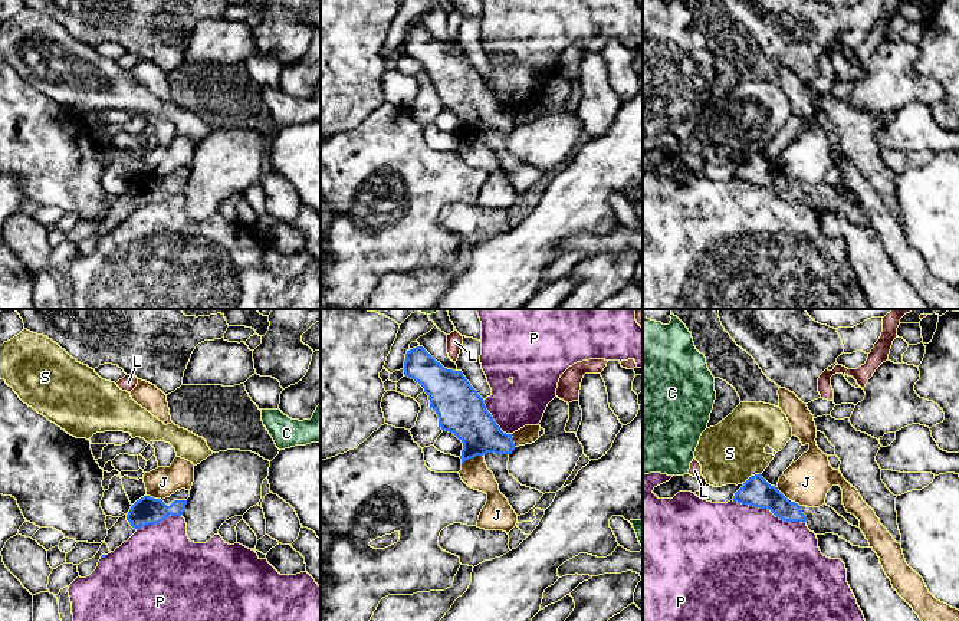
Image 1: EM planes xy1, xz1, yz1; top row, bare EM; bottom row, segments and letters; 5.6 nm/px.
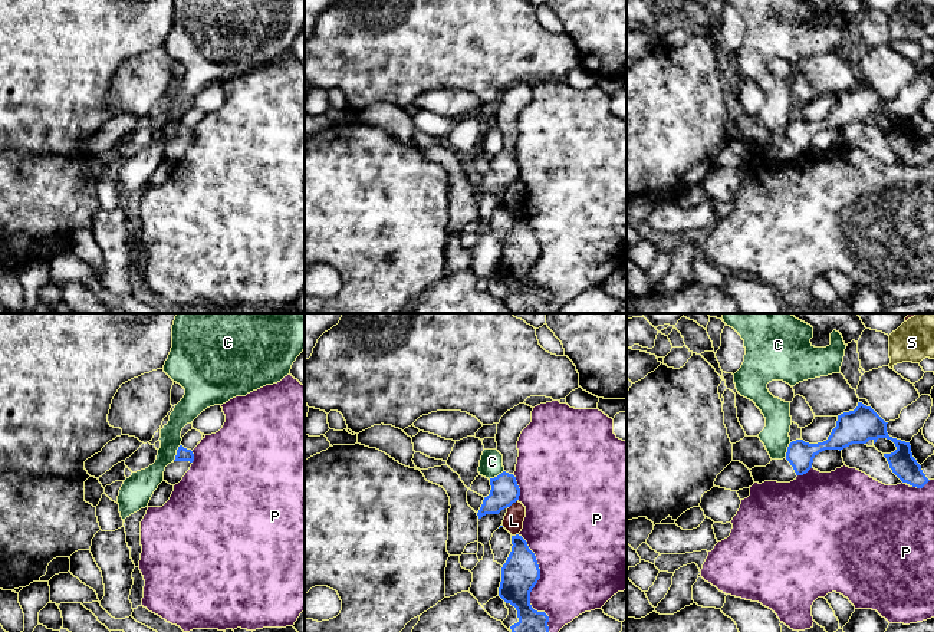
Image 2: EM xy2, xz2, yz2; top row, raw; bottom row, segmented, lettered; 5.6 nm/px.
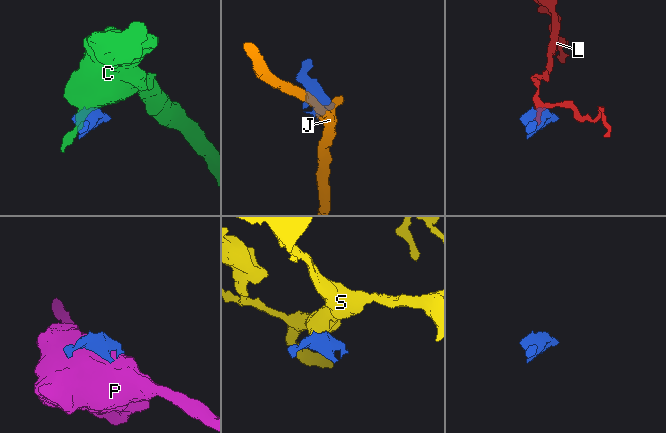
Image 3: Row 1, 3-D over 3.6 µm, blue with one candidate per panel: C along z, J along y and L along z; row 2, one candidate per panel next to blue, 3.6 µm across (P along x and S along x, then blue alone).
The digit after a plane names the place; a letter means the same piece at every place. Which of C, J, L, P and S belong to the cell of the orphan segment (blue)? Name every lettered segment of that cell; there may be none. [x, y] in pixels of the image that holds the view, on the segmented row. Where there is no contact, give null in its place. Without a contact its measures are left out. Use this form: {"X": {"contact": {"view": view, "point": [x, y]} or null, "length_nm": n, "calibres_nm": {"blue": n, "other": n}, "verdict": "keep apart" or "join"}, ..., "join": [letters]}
{"C": {"contact": {"view": "xy2", "point": [177, 453]}, "length_nm": 100, "calibres_nm": {"blue": 80, "other": 150}, "verdict": "keep apart"}, "J": {"contact": {"view": "xz1", "point": [472, 457]}, "length_nm": 140, "calibres_nm": {"blue": 240, "other": 160}, "verdict": "keep apart"}, "L": {"contact": {"view": "xz2", "point": [512, 503]}, "length_nm": 60, "calibres_nm": {"blue": 160, "other": 110}, "verdict": "keep apart"}, "P": {"contact": {"view": "xz2", "point": [535, 583]}, "length_nm": 550, "calibres_nm": {"blue": 200, "other": 440}, "verdict": "keep apart"}, "S": {"contact": {"view": "yz1", "point": [752, 476]}, "length_nm": 120, "calibres_nm": {"blue": 170, "other": 360}, "verdict": "keep apart"}, "join": []}

